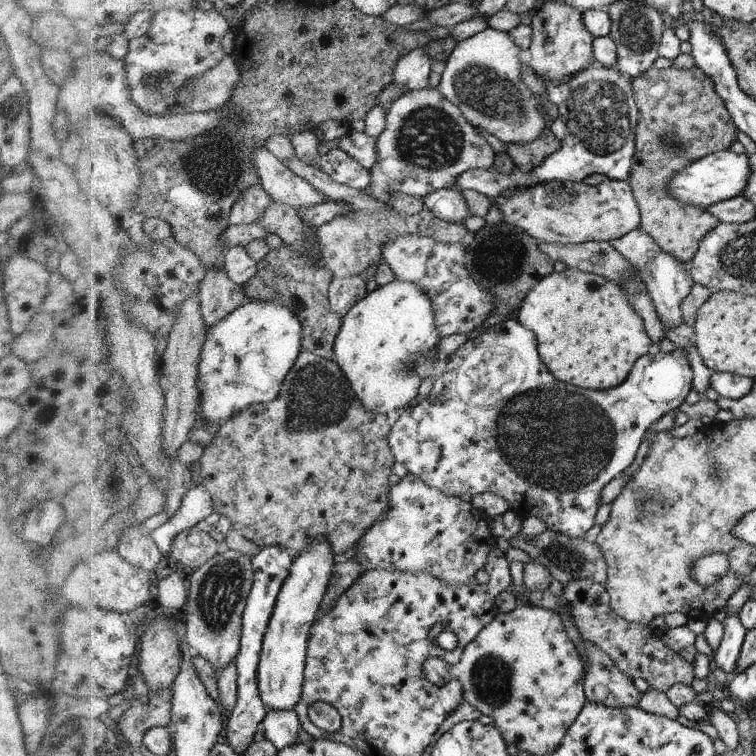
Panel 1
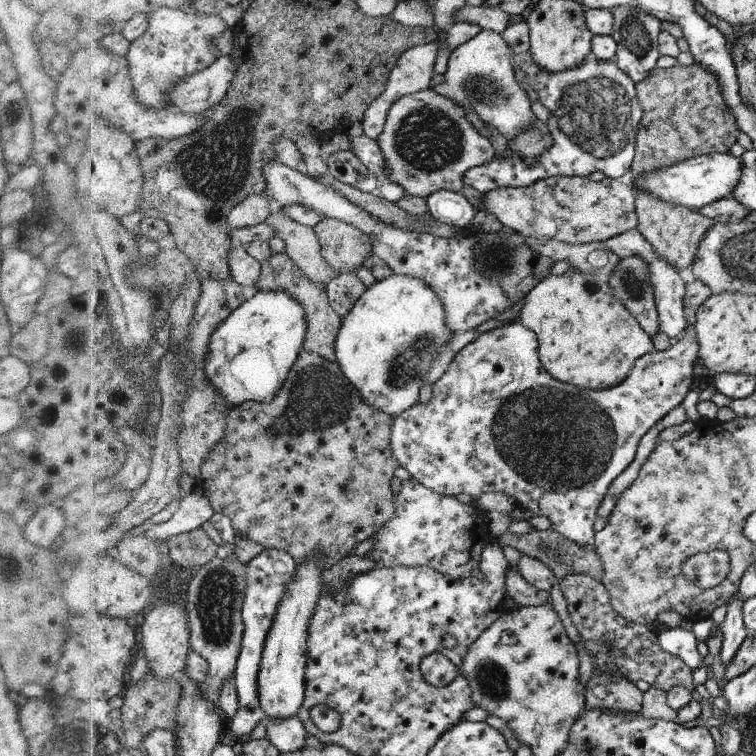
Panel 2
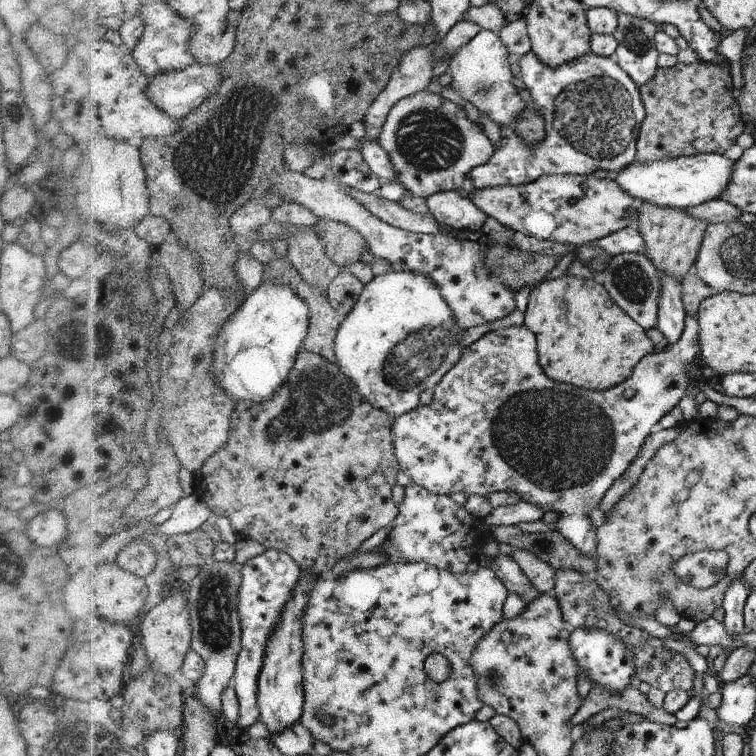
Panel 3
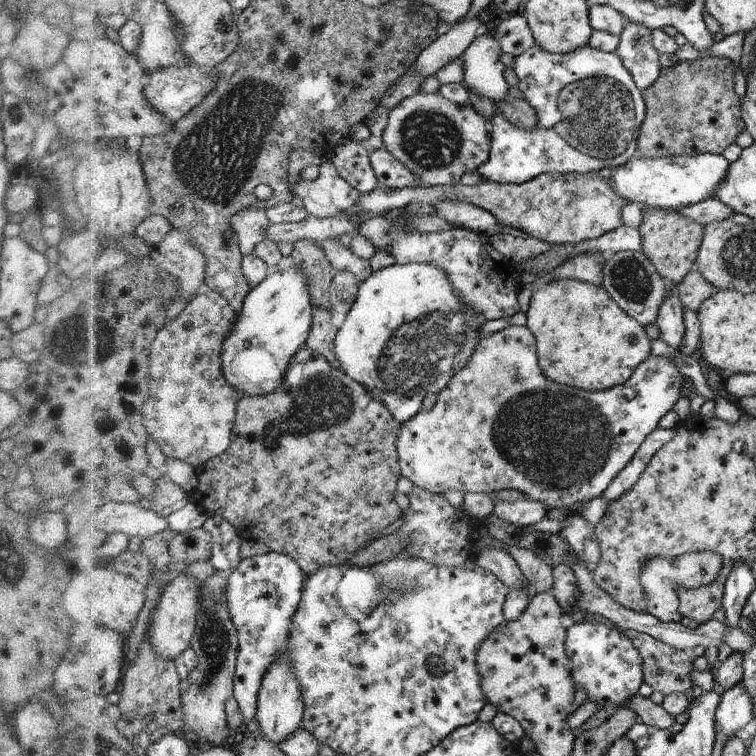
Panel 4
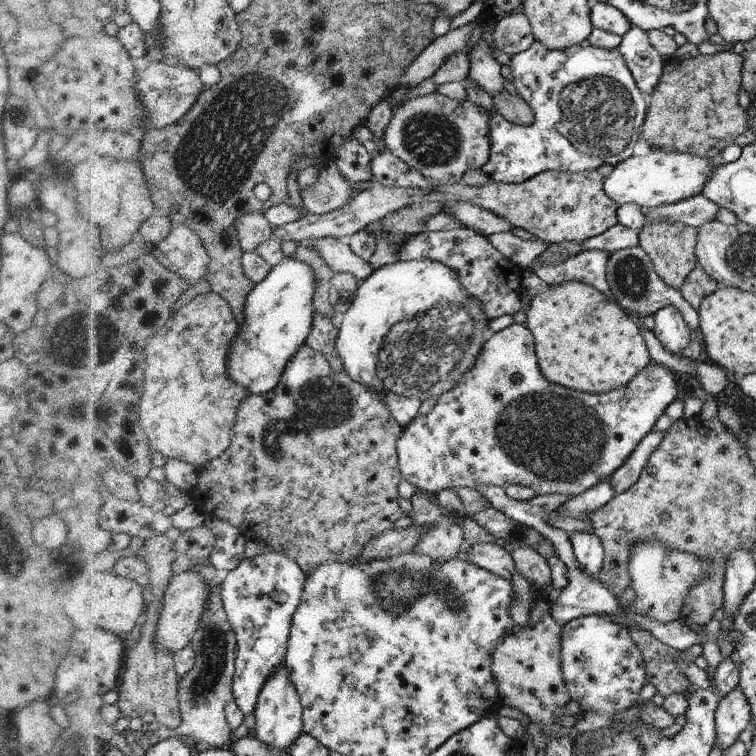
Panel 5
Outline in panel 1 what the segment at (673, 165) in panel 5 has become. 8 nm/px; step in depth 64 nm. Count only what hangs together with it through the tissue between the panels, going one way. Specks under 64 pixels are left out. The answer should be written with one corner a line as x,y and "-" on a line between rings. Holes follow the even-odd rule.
730,150
711,153
676,172
667,182
667,192
684,205
690,204
706,210
714,204
741,195
751,172
747,153
738,155

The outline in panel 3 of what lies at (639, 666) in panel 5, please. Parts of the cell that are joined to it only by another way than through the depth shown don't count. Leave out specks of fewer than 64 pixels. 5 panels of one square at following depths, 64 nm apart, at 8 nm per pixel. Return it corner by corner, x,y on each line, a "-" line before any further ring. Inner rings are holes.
575,628
571,630
570,634
570,648
573,649
574,658
578,660
578,666
582,668
582,674
588,676
591,684
596,686
602,686
602,689
610,690
612,694
620,694
624,688
628,688
631,685
637,685
636,679
636,666
634,666
634,654
628,652
628,647
618,636
606,632
606,630
596,630
596,628

